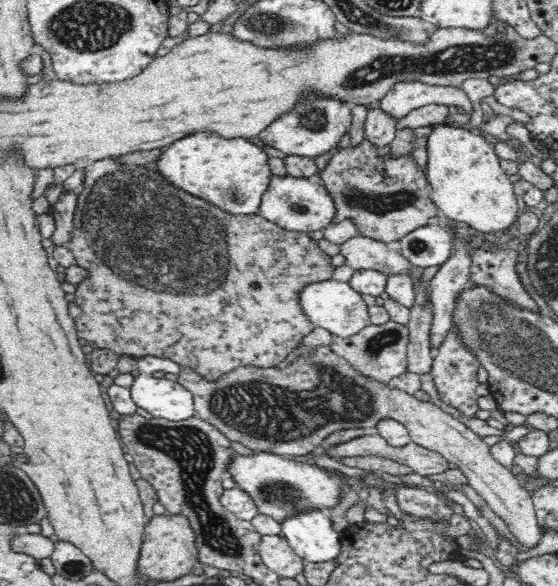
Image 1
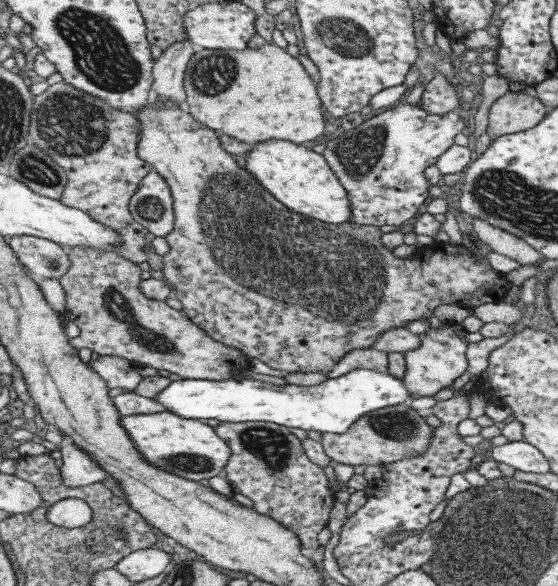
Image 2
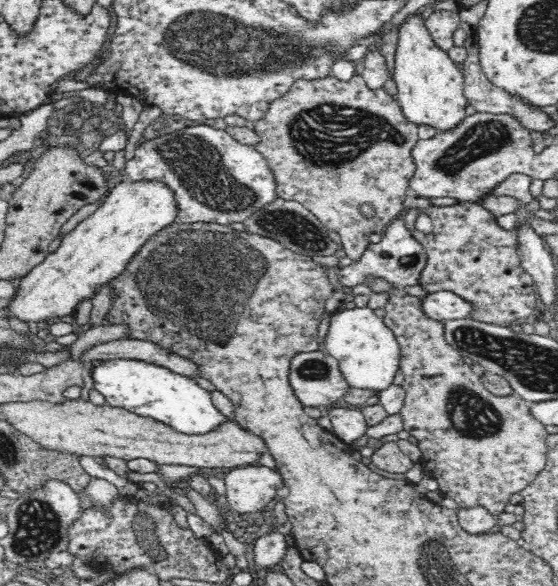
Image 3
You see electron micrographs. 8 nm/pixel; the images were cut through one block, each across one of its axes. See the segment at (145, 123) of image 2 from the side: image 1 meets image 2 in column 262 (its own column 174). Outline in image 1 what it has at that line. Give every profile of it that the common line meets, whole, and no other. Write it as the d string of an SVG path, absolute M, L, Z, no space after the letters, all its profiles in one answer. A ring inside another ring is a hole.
M100 160L92 166L84 165L84 169L85 177L78 190L79 197L73 218L72 239L64 246L72 251L75 264L86 269L86 278L78 282L75 292L68 299L67 306L68 314L74 319L76 332L80 338L86 340L86 344L93 349L108 349L120 356L137 359L146 355L168 358L180 366L190 367L201 377L214 382L223 374L244 365L270 368L280 364L302 342L302 339L312 332L315 326L303 311L299 294L306 285L332 279L336 267L331 263L331 257L318 247L318 242L310 238L308 233L287 232L275 222L267 221L256 213L235 215L224 212L202 198L188 193L182 194L182 190L170 185L170 181L166 181L160 173L146 170L144 166L126 166L126 163L118 164L114 160ZM230 272L234 272L234 276ZM146 278L148 278L148 286L142 286L140 282L144 282ZM202 306L206 306L206 310Z

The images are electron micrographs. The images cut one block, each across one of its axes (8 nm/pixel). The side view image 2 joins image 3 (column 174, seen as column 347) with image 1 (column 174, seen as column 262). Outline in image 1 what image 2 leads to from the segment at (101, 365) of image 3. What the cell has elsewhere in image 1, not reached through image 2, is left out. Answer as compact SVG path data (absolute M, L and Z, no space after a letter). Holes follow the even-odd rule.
M142 358L138 359L137 368L140 368L140 374L134 378L132 386L130 386L130 396L138 407L150 412L154 418L166 419L169 421L183 421L195 416L195 408L193 403L192 393L178 382L168 380L166 377L156 378L152 375L156 370L164 370L164 368L181 368L172 364L170 360L158 360L156 358Z

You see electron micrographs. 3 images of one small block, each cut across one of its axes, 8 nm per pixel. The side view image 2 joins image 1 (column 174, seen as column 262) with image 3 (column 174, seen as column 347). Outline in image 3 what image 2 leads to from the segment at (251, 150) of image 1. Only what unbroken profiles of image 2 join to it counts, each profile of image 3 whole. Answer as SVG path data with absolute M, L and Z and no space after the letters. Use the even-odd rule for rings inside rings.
M123 182L109 190L105 198L99 202L98 208L88 217L81 220L74 230L63 236L62 243L49 252L42 262L31 268L19 280L12 299L3 308L4 320L14 317L20 322L44 322L50 318L62 318L74 314L76 306L84 300L92 300L98 290L114 278L125 273L130 260L138 254L138 250L146 242L169 224L177 220L177 206L171 190L161 182Z

